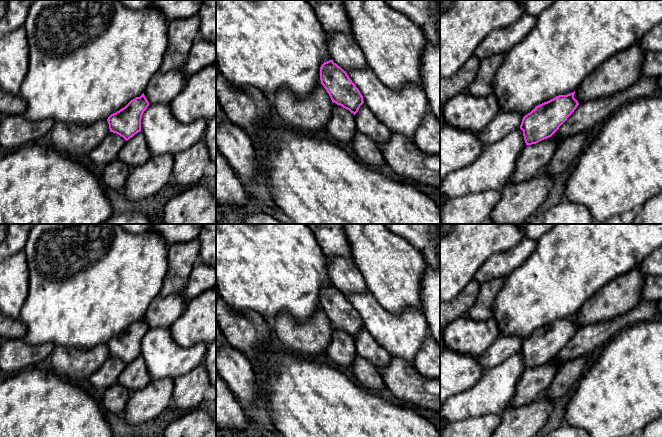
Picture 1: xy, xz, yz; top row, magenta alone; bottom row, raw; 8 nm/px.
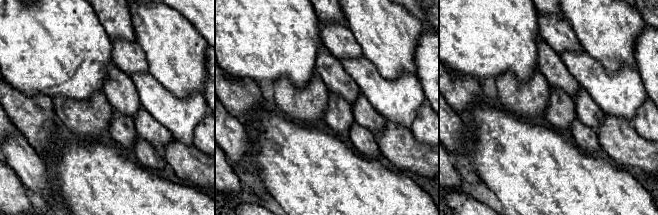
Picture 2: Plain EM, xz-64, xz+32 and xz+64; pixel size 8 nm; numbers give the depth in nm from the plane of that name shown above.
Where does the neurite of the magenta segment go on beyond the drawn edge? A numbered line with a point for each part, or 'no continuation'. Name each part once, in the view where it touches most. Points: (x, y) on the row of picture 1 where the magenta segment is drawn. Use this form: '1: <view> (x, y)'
no continuation

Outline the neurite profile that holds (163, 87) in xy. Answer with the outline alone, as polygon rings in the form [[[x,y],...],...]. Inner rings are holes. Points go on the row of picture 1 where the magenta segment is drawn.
[[[182,67],[167,72],[158,71],[150,79],[144,95],[149,105],[171,103],[184,88],[186,81]]]

